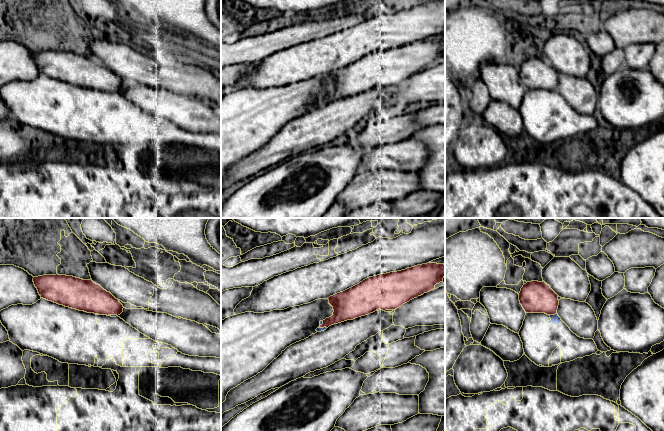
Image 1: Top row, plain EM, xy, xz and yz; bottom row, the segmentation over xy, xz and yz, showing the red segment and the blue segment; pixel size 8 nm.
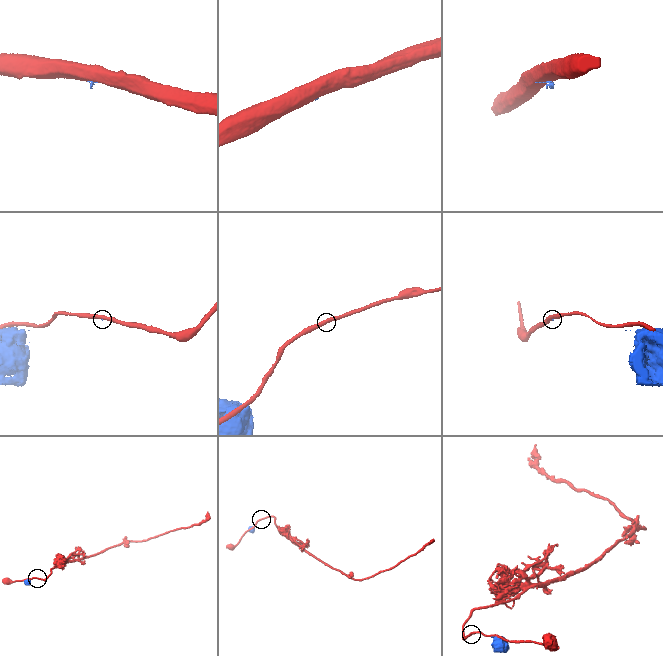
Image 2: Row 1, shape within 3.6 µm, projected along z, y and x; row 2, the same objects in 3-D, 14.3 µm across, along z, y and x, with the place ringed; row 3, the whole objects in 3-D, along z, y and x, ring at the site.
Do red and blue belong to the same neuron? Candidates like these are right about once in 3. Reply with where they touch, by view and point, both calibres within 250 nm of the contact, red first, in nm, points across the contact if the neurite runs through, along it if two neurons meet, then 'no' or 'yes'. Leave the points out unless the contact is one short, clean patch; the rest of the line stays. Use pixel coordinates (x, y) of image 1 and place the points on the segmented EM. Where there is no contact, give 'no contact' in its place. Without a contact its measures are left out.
meets red in yz at (552, 314); 260 nm thick on the red side, 80 nm on the other; border along yz (556, 312), (549, 315); no

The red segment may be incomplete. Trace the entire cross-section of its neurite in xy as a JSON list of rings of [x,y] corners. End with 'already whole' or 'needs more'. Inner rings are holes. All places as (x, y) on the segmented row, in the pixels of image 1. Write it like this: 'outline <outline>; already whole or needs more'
outline [[[66,275],[33,278],[41,298],[59,305],[99,315],[120,315],[123,305],[110,292],[92,280]]]; already whole

